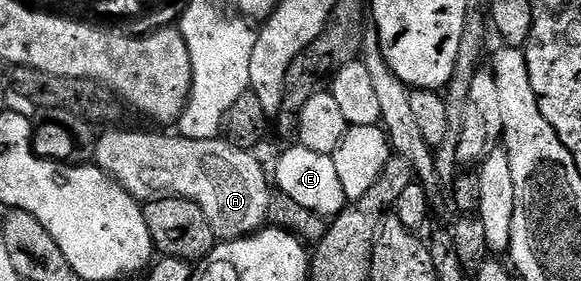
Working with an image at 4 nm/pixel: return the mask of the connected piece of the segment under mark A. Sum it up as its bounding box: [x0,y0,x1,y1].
[92,128,271,240]

